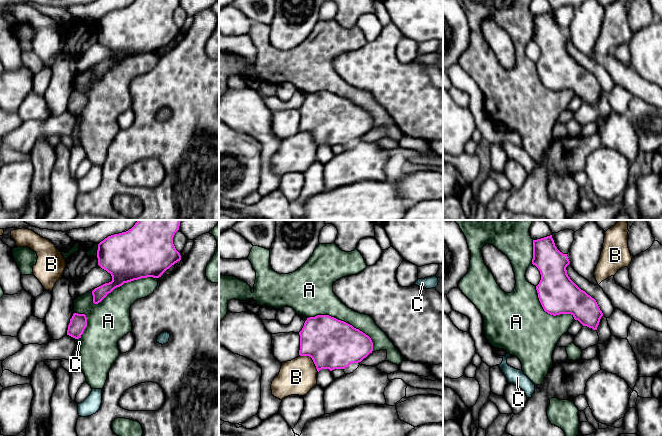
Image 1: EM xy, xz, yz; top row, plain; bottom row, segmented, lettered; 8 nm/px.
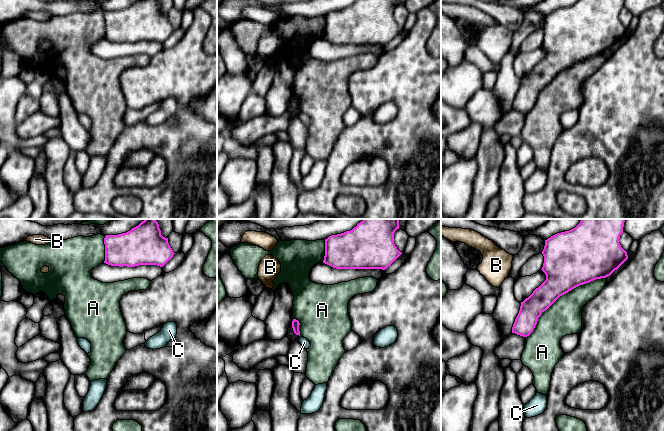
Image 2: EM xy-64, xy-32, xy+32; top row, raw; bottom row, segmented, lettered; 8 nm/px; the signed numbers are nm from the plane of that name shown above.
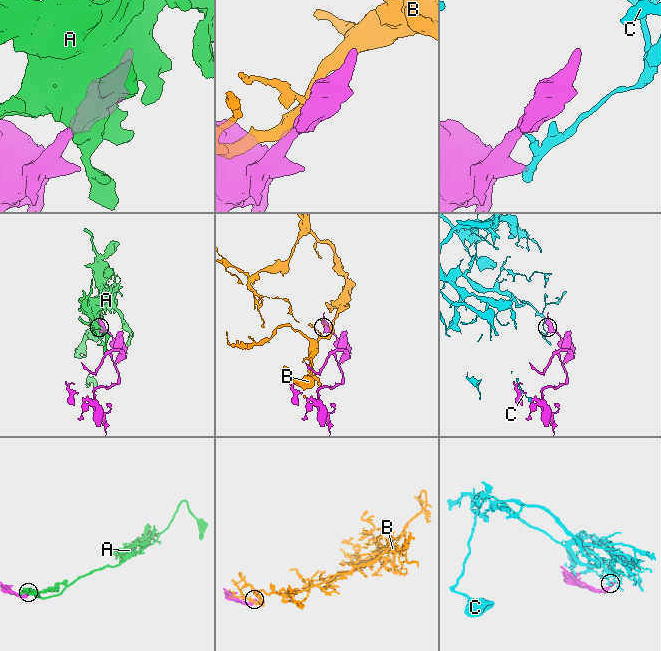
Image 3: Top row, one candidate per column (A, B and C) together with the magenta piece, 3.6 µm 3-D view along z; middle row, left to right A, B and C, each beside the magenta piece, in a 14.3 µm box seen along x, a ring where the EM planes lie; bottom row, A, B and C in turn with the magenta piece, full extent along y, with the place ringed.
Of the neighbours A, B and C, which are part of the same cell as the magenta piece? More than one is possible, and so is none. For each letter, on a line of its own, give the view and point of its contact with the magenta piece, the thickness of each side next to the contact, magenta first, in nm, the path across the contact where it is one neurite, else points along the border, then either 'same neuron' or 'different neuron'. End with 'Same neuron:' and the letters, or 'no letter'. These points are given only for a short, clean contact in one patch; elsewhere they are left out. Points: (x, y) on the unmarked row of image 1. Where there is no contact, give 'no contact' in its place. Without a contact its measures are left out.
A: contact xy (124, 58); calibres 400 and 260 nm; different neuron
B: contact xz (312, 135); calibres 400 and 280 nm; different neuron
C: contact xy (78, 114); calibres 140 and 40 nm; border xy (79, 113), (77, 115); different neuron
Same neuron: no letter

